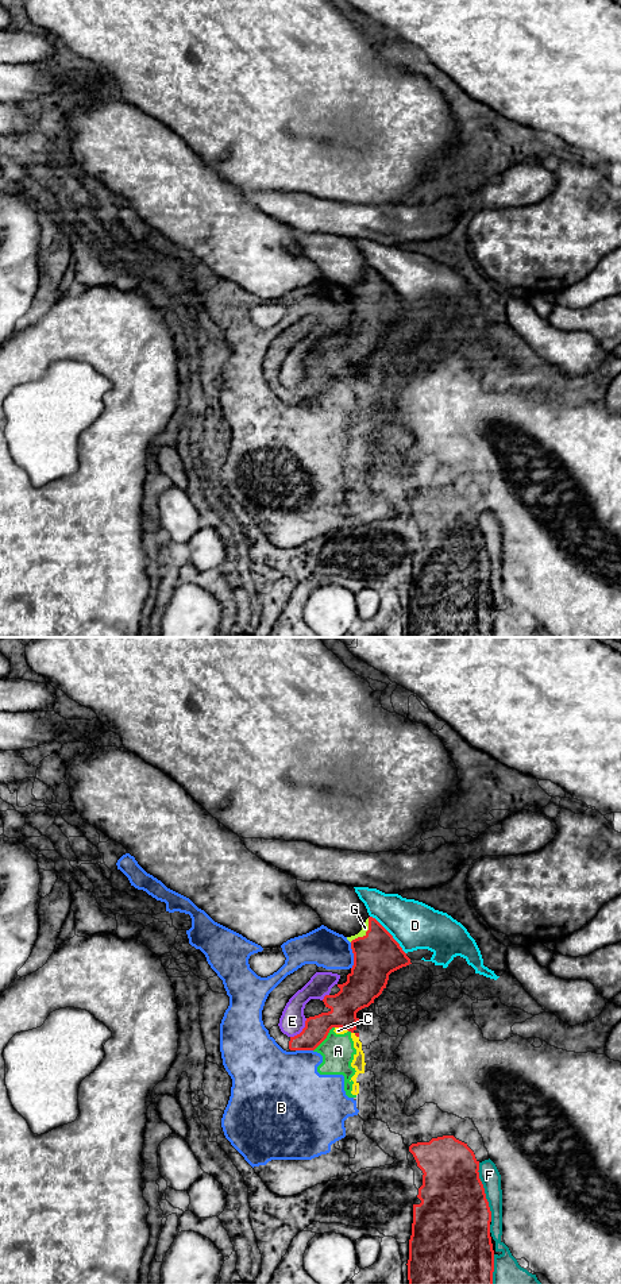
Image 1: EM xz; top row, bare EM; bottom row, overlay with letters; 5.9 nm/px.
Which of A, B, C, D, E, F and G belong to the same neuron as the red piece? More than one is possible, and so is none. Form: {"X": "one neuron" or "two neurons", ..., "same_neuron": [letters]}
{"A": "two neurons", "B": "two neurons", "C": "two neurons", "D": "two neurons", "E": "two neurons", "F": "two neurons", "G": "one neuron", "same_neuron": ["G"]}

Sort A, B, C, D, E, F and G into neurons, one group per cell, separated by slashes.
A B C E / D / F / G

